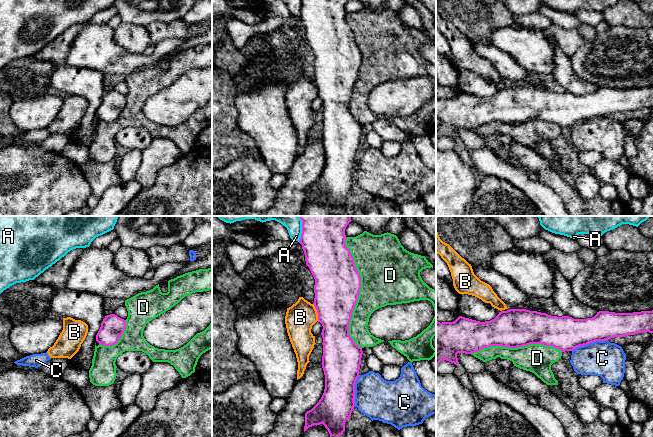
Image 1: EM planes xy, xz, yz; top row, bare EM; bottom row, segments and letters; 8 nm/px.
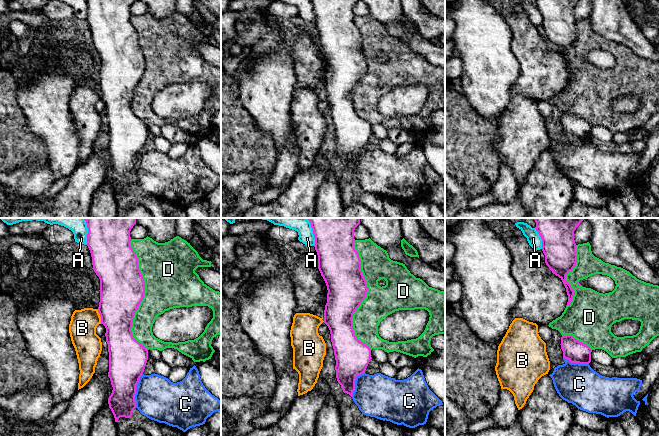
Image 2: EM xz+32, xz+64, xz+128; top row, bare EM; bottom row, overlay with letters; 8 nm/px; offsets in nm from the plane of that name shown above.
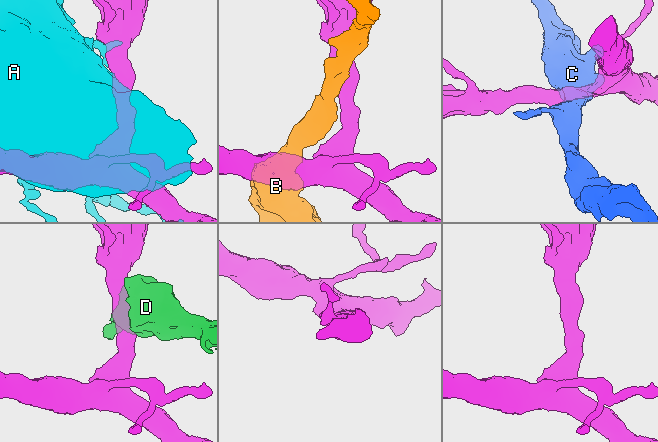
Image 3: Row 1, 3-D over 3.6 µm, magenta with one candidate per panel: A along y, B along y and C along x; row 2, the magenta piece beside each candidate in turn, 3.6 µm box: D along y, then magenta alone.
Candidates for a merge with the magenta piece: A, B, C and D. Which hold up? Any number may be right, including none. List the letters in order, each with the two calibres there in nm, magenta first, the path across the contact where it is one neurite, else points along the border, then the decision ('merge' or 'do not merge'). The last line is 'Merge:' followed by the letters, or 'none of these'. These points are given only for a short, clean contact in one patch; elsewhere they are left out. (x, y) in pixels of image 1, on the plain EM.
A: 340/110 nm | do not merge
B: 360/240 nm | do not merge
C: 280/280 nm | do not merge
D: 360/400 nm | do not merge
Merge: none of these

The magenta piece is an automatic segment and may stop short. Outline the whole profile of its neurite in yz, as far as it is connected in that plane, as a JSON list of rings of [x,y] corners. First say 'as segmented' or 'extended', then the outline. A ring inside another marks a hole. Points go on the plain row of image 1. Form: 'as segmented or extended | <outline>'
as segmented | [[[526,85],[501,87],[490,97],[480,98],[459,92],[453,98],[436,97],[436,142],[441,137],[458,140],[458,129],[472,130],[490,122],[509,124],[530,120],[553,122],[562,128],[573,127],[595,117],[624,113],[642,108],[653,109],[653,86],[633,89],[599,87],[592,94],[574,95],[569,92],[551,92]]]

